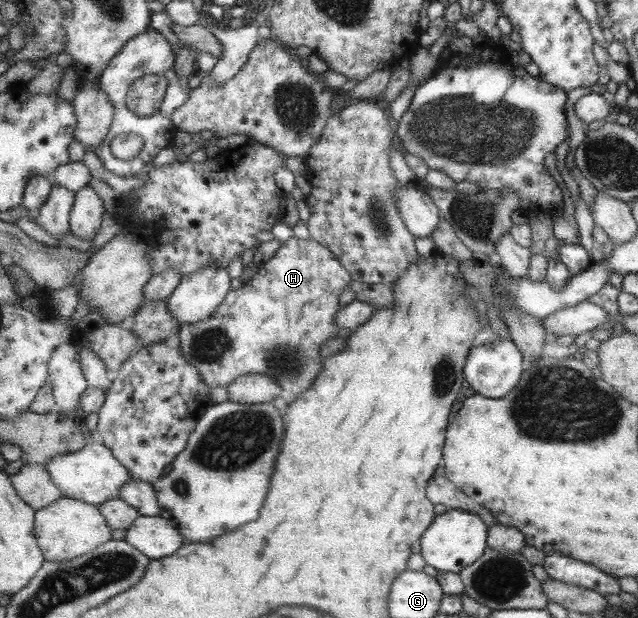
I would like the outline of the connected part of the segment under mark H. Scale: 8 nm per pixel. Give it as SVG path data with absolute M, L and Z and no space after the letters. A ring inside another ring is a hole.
M289 238L274 256L259 266L258 272L243 286L231 290L225 301L210 319L181 326L175 342L183 349L183 356L202 372L207 388L228 389L239 377L261 374L273 377L282 389L291 392L295 399L313 387L325 359L322 347L334 341L339 331L337 318L339 299L343 289L354 279L337 256L313 238Z

